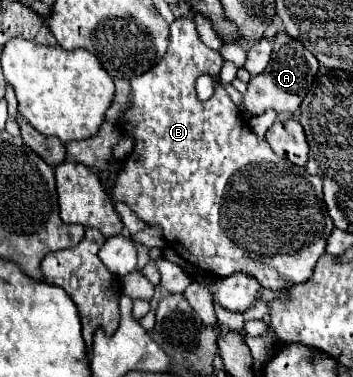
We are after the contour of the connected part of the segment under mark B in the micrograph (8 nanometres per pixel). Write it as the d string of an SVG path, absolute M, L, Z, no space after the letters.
M178 17L170 25L170 45L168 45L166 55L162 57L162 63L158 63L158 67L152 67L150 71L146 71L146 75L140 75L140 77L130 79L130 85L132 85L130 109L120 115L120 125L122 125L122 131L124 133L128 133L130 137L136 139L136 145L134 145L134 151L128 155L128 159L124 159L124 171L118 175L116 187L112 191L112 199L126 203L144 223L148 223L148 225L160 225L162 231L164 231L164 239L168 241L168 245L182 259L186 259L188 263L192 263L194 267L198 267L204 273L212 273L216 277L226 277L226 275L232 275L232 273L242 271L242 273L254 275L254 279L262 287L274 289L274 291L278 291L278 287L282 289L282 287L290 287L290 285L296 285L296 283L306 283L306 279L310 279L310 275L314 273L314 265L316 265L318 257L324 253L326 241L328 241L328 237L330 237L330 233L334 229L334 223L332 223L332 219L330 219L330 215L326 211L326 203L324 203L324 197L322 197L322 179L318 175L310 175L304 167L298 167L298 165L290 163L288 159L278 157L270 149L270 145L268 145L266 139L258 139L252 133L248 121L244 121L244 117L238 111L238 107L232 103L230 95L222 87L218 87L208 101L200 101L198 99L196 89L194 89L196 79L200 75L218 75L222 63L224 61L222 61L220 53L208 49L200 41L198 31L196 31L196 25L194 25L192 19Z

